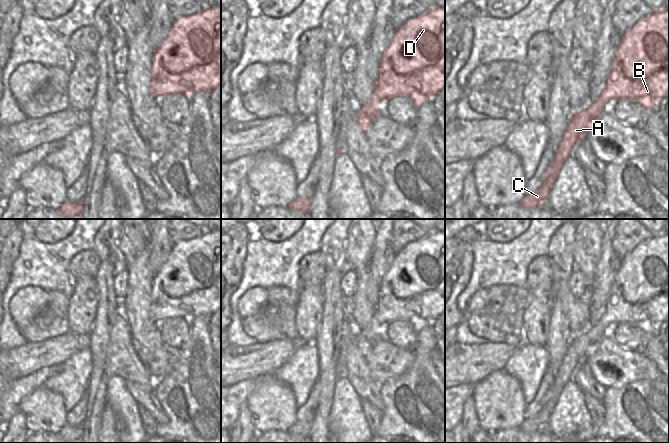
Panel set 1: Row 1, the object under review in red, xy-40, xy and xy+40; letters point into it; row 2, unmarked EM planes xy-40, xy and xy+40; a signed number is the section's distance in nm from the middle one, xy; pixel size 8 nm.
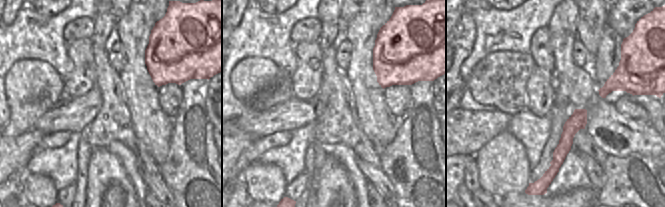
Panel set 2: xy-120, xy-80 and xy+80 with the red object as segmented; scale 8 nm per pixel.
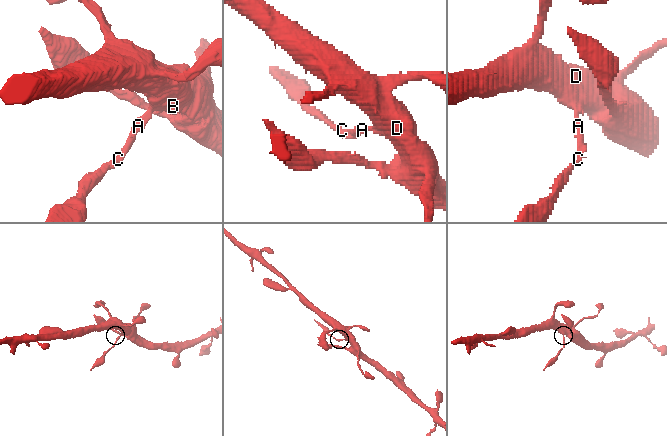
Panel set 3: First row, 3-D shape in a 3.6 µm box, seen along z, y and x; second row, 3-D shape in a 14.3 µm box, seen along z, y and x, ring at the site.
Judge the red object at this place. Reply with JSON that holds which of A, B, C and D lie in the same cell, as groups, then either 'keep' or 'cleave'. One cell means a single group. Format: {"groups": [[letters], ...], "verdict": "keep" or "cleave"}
{"groups": [["A", "C"], ["B", "D"]], "verdict": "cleave"}

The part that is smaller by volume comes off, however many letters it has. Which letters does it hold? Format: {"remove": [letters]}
{"remove": ["A", "C"]}

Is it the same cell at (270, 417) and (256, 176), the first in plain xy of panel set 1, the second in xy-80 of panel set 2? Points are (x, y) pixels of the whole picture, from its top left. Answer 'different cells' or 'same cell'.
same cell

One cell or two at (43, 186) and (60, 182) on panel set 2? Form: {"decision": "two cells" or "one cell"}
{"decision": "two cells"}

